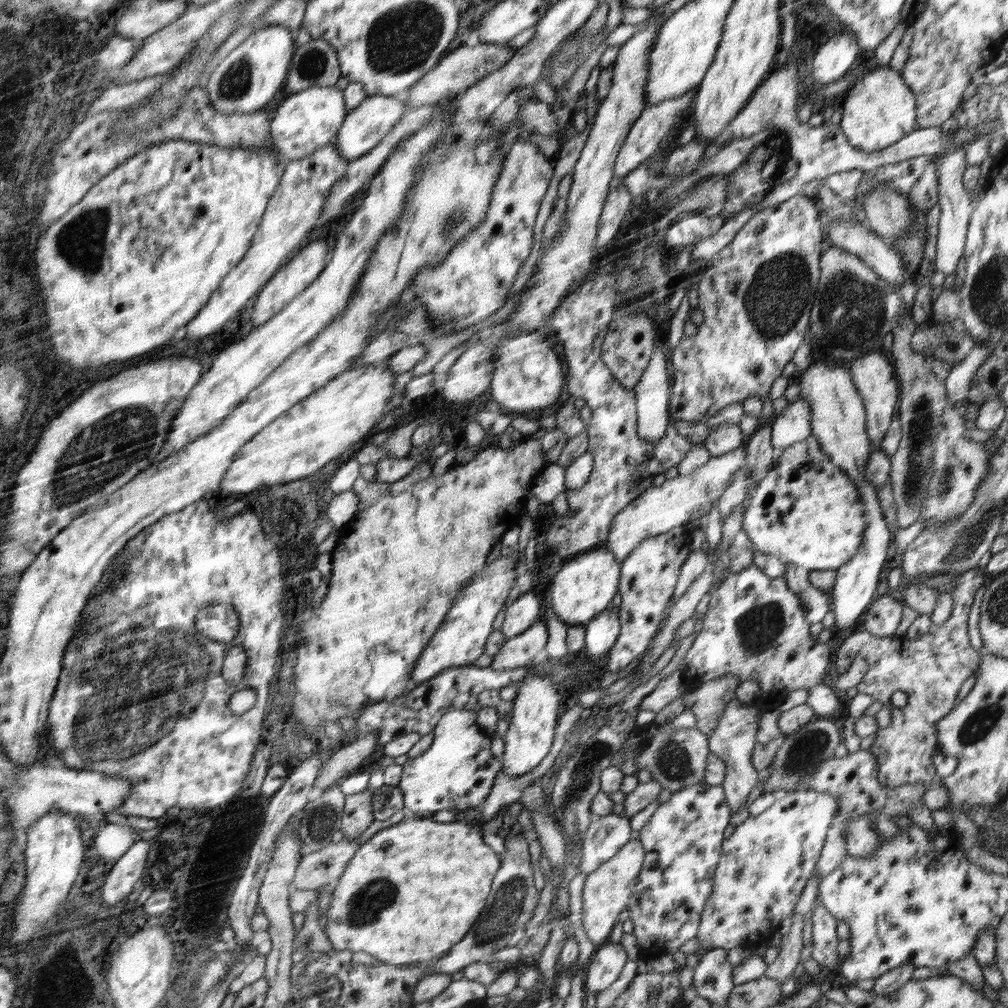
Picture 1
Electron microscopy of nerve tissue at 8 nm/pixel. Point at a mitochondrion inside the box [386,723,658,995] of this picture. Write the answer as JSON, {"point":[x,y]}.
{"point":[506,909]}

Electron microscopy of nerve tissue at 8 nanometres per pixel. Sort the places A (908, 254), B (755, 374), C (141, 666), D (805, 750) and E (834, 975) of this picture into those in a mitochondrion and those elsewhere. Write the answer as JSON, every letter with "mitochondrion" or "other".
{"A":"other","B":"other","C":"mitochondrion","D":"mitochondrion","E":"other"}

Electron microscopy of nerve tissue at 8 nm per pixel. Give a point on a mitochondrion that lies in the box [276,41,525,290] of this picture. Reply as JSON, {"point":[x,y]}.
{"point":[453,225]}

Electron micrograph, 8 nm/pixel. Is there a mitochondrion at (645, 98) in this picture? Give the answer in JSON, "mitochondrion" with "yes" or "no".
{"mitochondrion":"no"}

